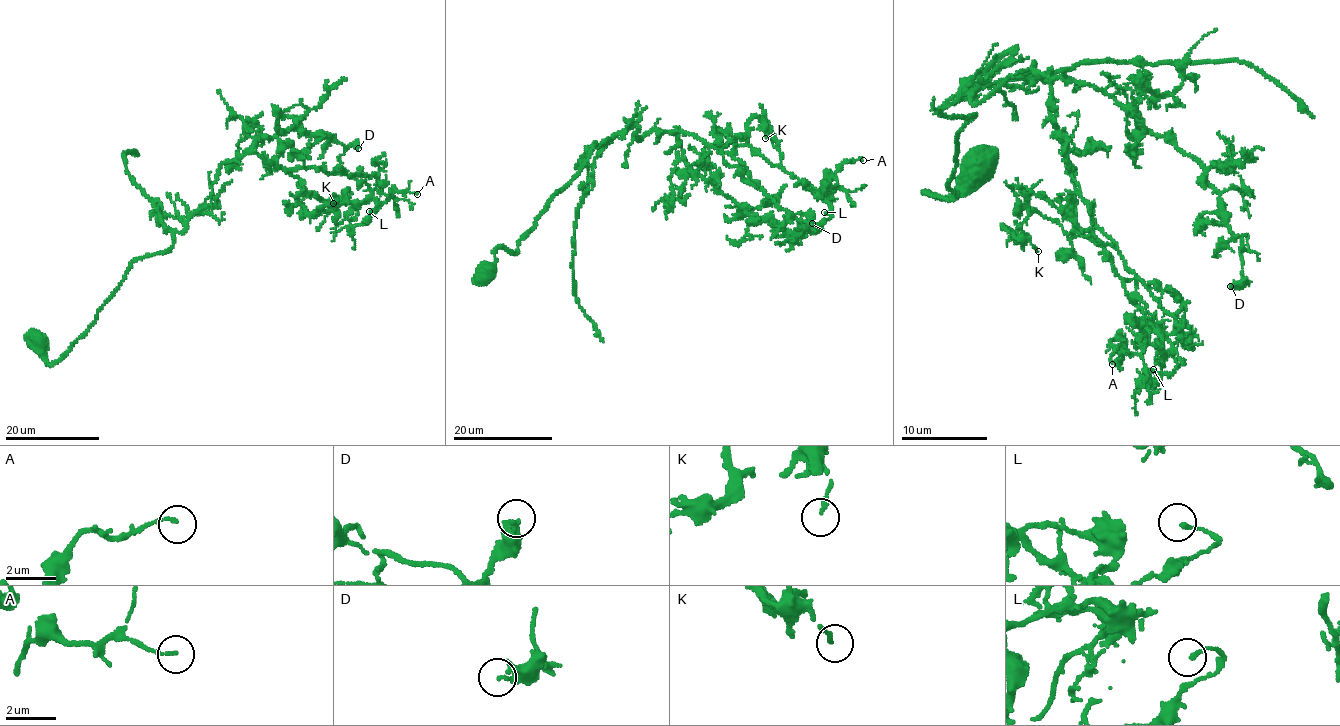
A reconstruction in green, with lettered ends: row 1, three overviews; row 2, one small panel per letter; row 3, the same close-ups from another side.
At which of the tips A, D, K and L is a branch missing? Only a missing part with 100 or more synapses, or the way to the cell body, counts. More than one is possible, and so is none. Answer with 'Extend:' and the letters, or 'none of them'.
Extend: none of them

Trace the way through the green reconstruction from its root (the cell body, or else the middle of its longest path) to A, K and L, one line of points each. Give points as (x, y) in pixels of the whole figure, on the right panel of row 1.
A: (977, 170), (927, 194), (975, 116), (941, 106), (1035, 63), (1145, 304), (1112, 364)
K: (977, 170), (927, 194), (955, 196), (975, 116), (941, 106), (1035, 63), (1076, 213), (1003, 228), (1038, 251)
L: (977, 170), (927, 194), (955, 196), (975, 116), (941, 106), (1035, 63), (1075, 227), (1174, 350), (1153, 369)

